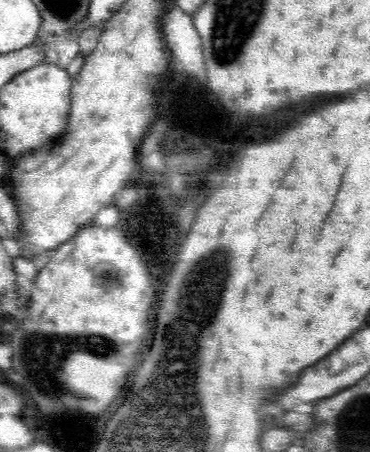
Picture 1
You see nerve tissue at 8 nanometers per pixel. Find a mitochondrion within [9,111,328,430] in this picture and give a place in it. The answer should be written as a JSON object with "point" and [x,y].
{"point":[43,371]}

